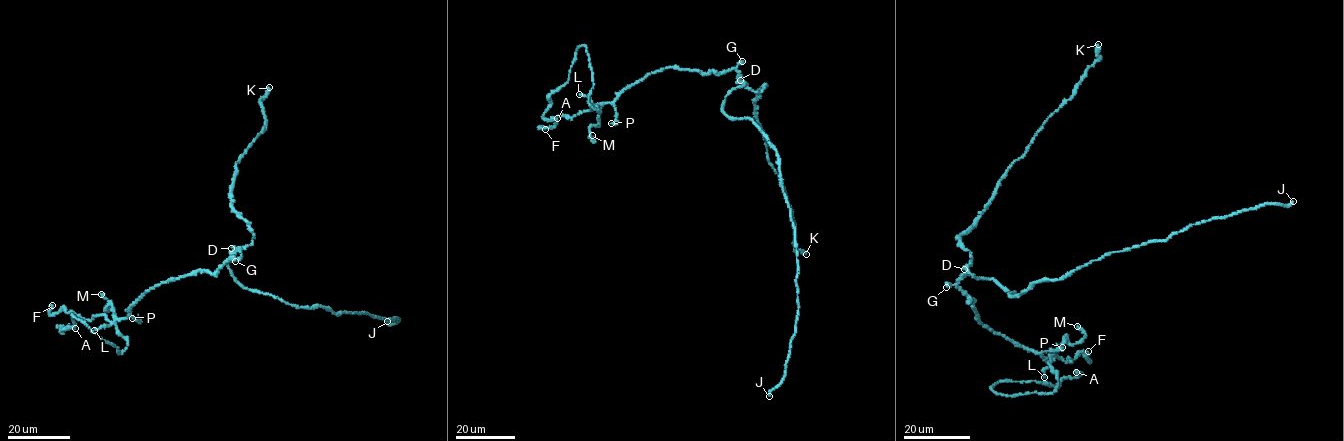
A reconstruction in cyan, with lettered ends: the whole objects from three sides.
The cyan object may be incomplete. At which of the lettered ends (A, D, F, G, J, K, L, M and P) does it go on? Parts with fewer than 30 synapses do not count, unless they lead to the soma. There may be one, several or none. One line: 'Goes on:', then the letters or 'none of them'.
Goes on: J

